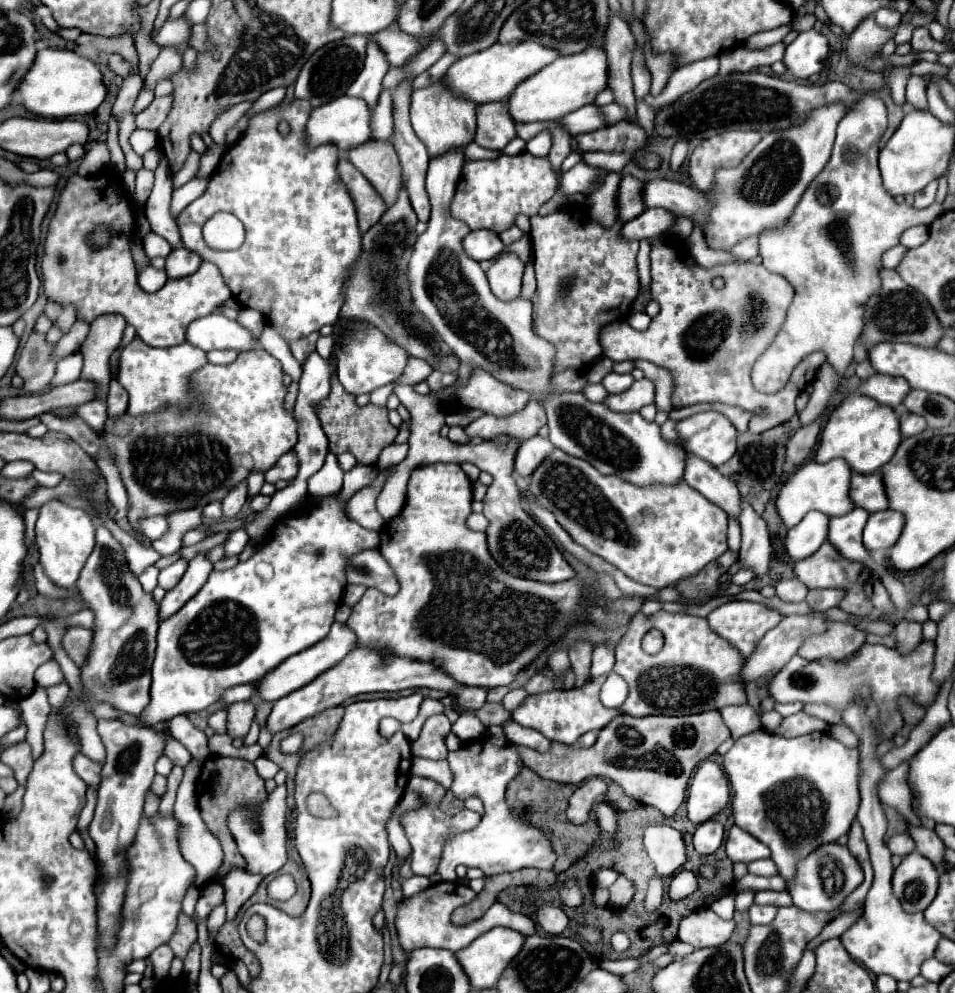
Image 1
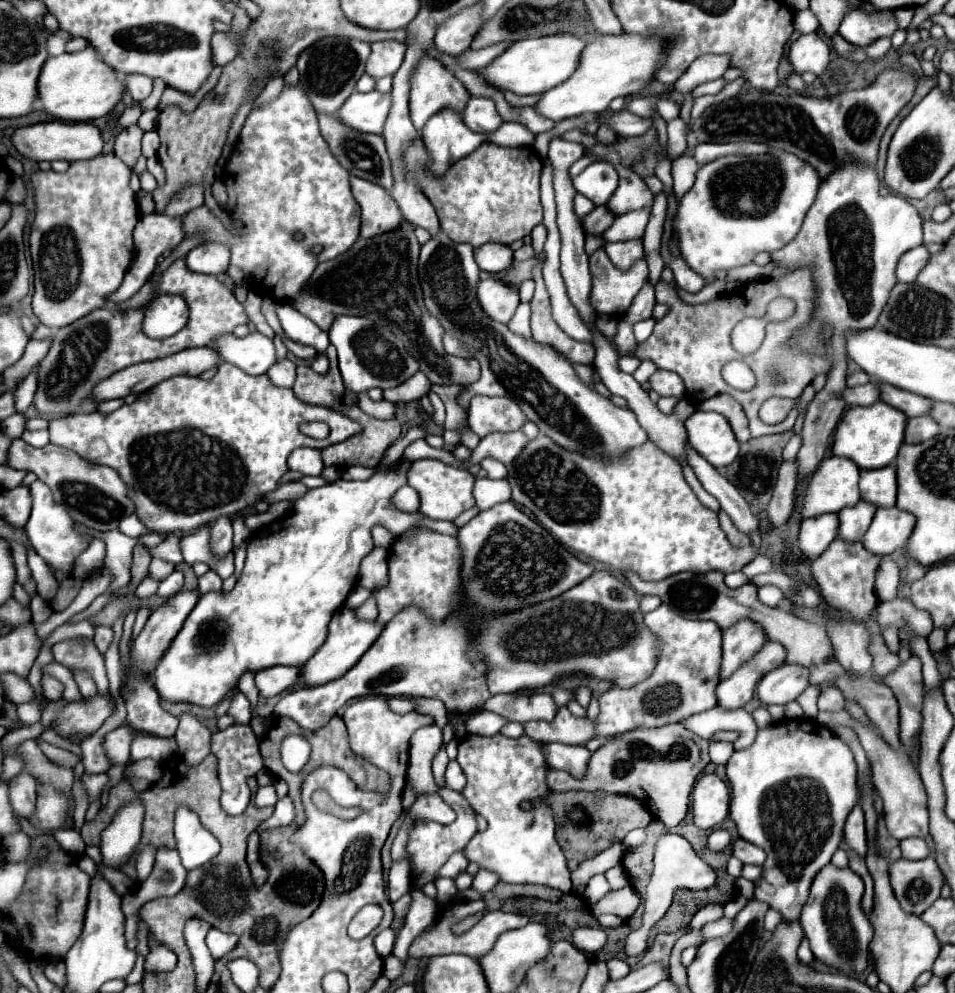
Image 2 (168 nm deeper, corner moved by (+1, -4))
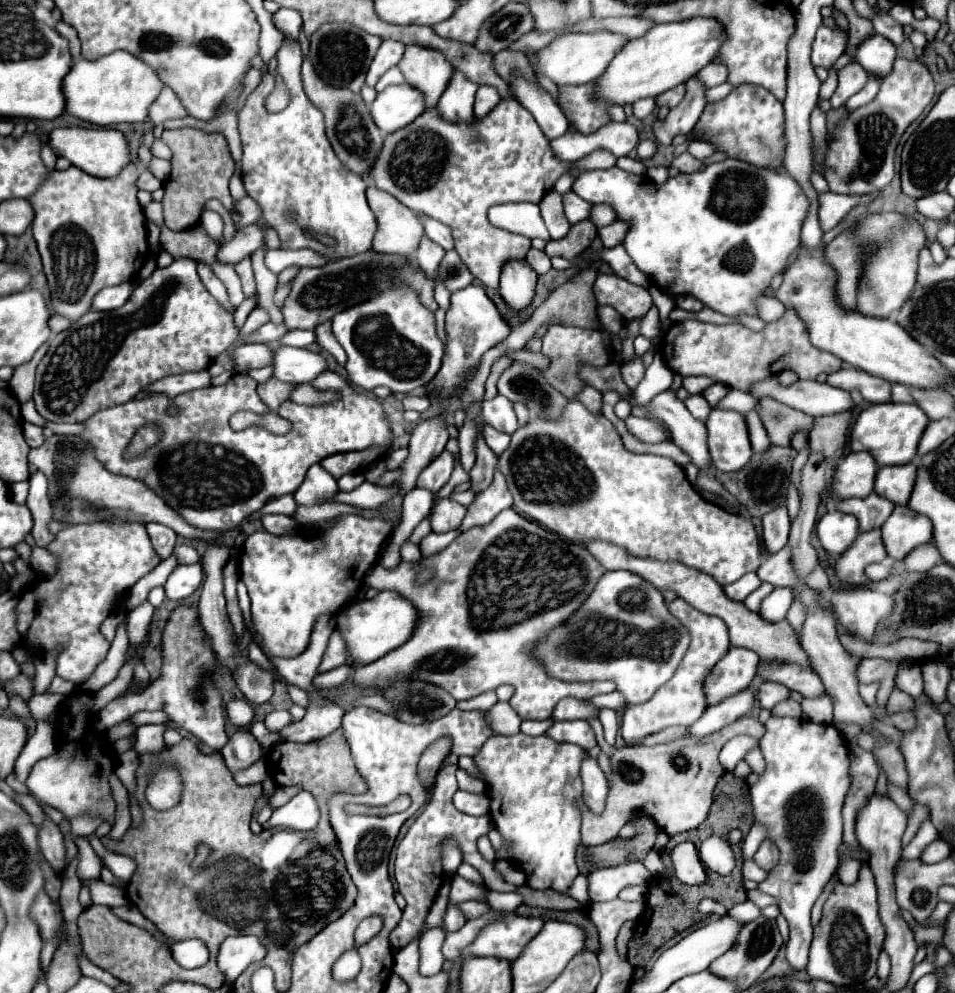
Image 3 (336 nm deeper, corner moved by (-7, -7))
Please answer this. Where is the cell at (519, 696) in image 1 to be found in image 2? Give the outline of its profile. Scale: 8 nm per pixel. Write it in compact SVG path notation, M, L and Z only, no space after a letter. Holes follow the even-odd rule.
M535 693L535 695L493 695L489 697L479 709L489 709L495 711L509 721L517 723L527 723L527 721L551 721L559 707L555 705L553 697L549 693Z

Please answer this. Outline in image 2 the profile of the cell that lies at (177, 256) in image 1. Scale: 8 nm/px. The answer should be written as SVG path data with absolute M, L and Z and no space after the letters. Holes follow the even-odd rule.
M203 243L195 247L187 257L185 263L191 271L205 273L205 275L219 275L225 273L229 267L229 245L225 243Z

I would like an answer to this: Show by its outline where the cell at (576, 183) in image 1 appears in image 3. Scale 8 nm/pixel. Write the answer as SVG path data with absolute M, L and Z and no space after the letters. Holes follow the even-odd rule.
M737 158L713 162L701 172L677 174L663 186L657 186L649 176L635 176L617 166L587 170L577 176L573 192L591 204L609 204L619 220L631 222L623 246L639 270L647 272L667 294L693 294L705 306L727 316L741 312L757 314L755 298L763 294L771 278L785 268L789 254L799 246L809 208L803 188L799 188L799 182L791 180L787 172L759 168Z

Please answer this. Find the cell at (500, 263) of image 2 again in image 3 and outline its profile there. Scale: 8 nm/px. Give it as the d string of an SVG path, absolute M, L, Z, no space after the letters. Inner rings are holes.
M511 260L511 264L503 266L499 292L513 310L523 310L533 300L535 284L537 274L527 260Z

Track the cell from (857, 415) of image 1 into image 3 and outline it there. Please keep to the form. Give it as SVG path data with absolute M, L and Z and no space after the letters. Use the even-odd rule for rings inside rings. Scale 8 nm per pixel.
M871 404L865 408L849 434L849 450L861 452L867 450L875 458L877 466L895 466L895 464L909 464L917 456L917 444L919 438L927 426L929 418L921 408L915 408L915 404Z

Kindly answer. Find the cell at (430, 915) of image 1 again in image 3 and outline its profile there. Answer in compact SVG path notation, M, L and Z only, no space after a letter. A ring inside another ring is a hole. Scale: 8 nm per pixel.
M501 912L493 924L487 924L487 928L483 928L483 932L463 948L461 954L515 960L541 926L541 918L523 918L515 912Z

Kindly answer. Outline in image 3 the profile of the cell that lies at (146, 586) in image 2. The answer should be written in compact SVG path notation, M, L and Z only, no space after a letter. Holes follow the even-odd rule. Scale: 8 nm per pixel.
M145 600L143 604L139 604L131 616L129 616L129 640L133 646L137 646L143 638L145 638L145 630L151 622L151 616L153 616L153 604L149 600Z

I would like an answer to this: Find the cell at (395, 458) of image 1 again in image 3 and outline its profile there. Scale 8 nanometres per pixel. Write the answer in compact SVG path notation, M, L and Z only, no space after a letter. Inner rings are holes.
M483 422L482 432L487 445L495 452L495 456L499 458L507 450L507 444L511 442L511 436L503 434L503 432L497 432L495 428L487 426L486 422Z

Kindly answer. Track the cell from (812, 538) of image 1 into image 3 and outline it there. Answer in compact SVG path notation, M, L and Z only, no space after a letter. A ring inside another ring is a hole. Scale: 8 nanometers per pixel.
M829 510L817 522L819 542L829 554L843 554L857 534L859 534L859 528L857 528L855 516L843 514L839 510Z

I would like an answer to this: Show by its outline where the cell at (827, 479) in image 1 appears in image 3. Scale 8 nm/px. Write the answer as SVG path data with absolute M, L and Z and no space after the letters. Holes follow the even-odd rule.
M849 452L835 470L831 490L837 500L867 498L873 490L877 464L867 452Z

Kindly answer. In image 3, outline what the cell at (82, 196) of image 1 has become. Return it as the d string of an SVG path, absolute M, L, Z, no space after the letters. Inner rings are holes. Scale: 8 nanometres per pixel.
M129 162L127 168L123 168L123 172L119 172L115 178L97 178L71 166L65 172L49 172L43 184L39 184L37 192L27 198L35 212L31 228L43 260L43 272L47 276L51 290L51 308L55 314L69 320L79 320L79 316L89 312L91 300L99 290L131 282L139 274L139 268L147 260L149 244L145 214L137 200L137 178L139 170L135 162Z

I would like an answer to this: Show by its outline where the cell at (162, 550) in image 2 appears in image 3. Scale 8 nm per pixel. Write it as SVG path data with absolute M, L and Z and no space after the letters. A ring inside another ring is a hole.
M129 522L67 526L57 532L49 552L59 556L57 574L39 580L33 590L23 594L17 606L17 626L29 646L39 652L63 646L65 650L57 658L57 674L79 686L91 678L109 652L111 644L99 632L101 622L113 614L117 600L163 560L155 556L143 524Z

